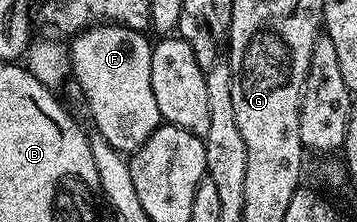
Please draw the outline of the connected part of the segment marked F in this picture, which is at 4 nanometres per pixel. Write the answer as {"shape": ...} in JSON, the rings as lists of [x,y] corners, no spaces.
{"shape":[[[99,24],[78,32],[68,47],[71,76],[85,95],[90,118],[97,120],[96,135],[122,154],[139,151],[163,122],[155,94],[151,94],[153,44],[149,38],[120,24]]]}

